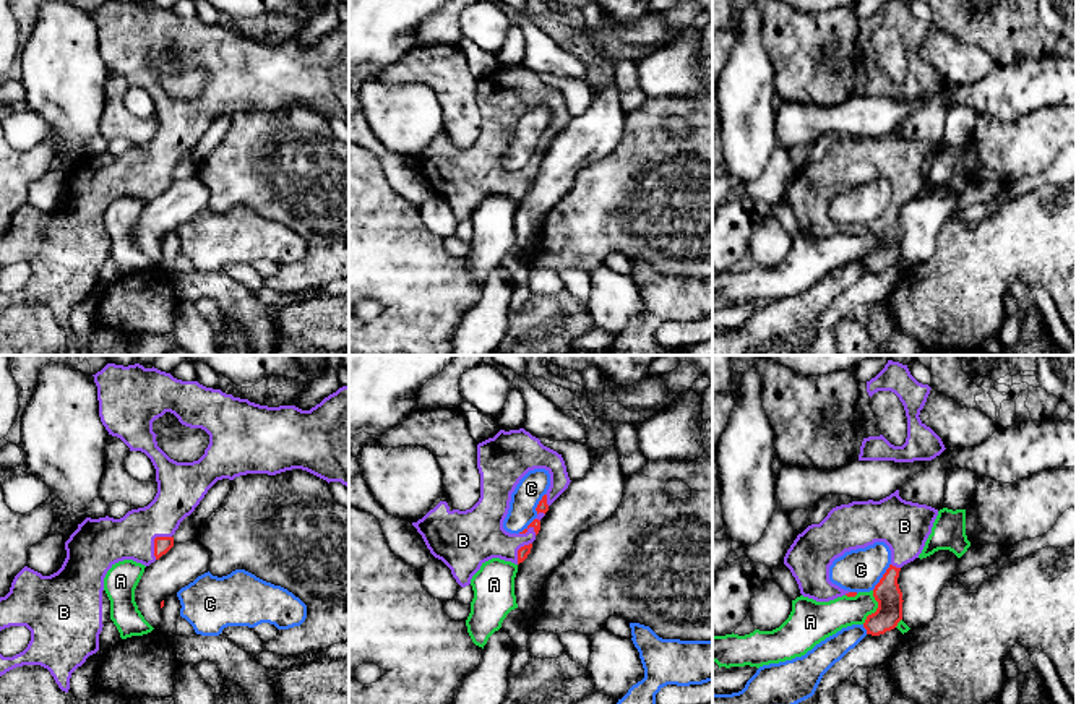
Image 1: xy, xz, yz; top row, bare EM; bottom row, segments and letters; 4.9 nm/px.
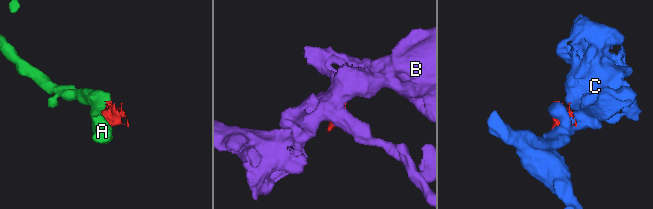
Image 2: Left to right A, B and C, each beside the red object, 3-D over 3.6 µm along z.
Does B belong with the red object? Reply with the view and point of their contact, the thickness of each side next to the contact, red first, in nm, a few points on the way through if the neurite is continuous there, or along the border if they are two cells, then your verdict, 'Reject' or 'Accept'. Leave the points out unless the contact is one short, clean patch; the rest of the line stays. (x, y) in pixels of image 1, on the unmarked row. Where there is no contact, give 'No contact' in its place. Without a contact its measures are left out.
Touches red at xy (154, 177). Thickness 80 nm (red) against 240 nm. Accept

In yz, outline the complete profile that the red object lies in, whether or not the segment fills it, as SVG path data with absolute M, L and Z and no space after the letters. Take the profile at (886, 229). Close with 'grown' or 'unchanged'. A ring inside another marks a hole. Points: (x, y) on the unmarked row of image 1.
M899 127L880 138L852 138L833 144L820 161L808 162L797 172L784 193L784 201L795 214L800 230L816 238L855 234L829 217L829 203L846 188L884 178L891 187L891 201L873 225L878 238L863 264L880 273L902 256L899 208L922 190L938 146L906 138Z; grown

